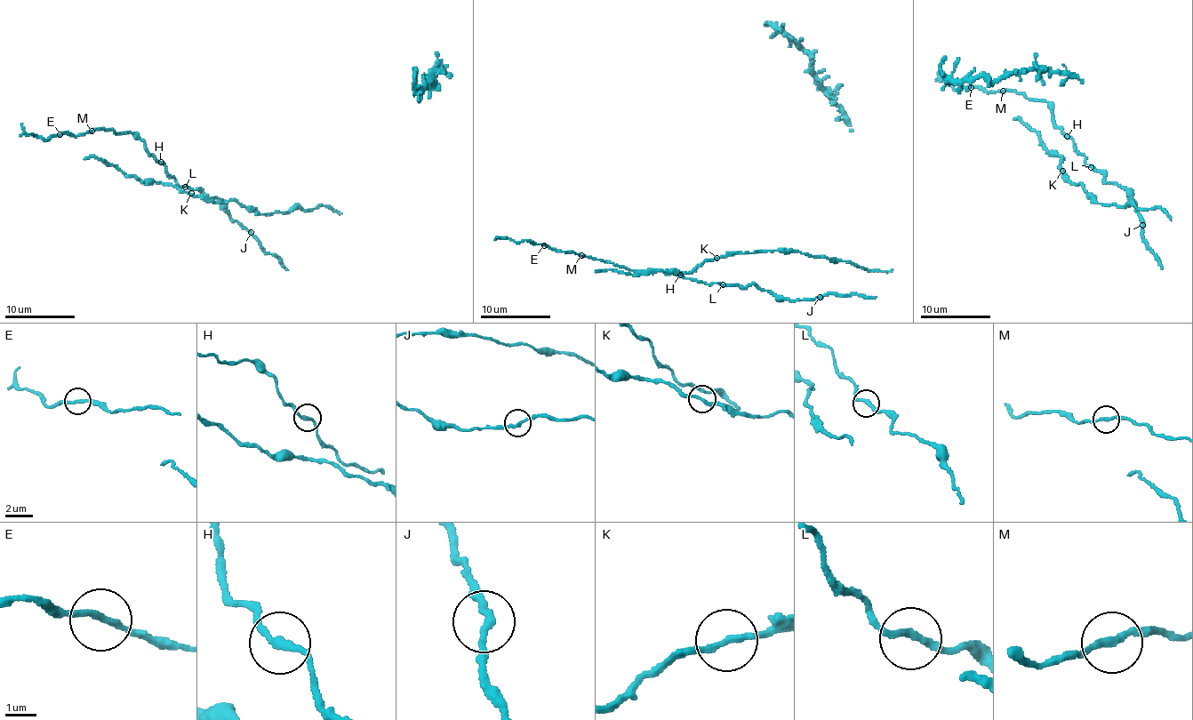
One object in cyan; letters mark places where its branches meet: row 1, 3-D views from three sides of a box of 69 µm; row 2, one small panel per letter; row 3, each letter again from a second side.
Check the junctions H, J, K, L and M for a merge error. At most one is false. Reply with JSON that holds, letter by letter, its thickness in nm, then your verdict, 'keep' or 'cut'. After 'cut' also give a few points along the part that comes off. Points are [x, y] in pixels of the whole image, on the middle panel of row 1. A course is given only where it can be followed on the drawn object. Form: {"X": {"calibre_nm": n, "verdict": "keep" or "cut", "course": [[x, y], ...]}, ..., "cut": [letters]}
{"H": {"calibre_nm": 200, "verdict": "keep"}, "J": {"calibre_nm": 200, "verdict": "keep"}, "K": {"calibre_nm": 200, "verdict": "keep"}, "L": {"calibre_nm": 200, "verdict": "keep"}, "M": {"calibre_nm": 200, "verdict": "cut", "course": [[581, 255], [527, 242], [496, 240]]}, "cut": ["M"]}

